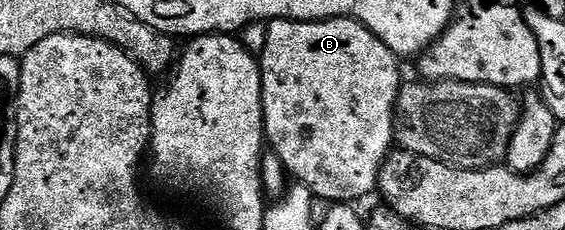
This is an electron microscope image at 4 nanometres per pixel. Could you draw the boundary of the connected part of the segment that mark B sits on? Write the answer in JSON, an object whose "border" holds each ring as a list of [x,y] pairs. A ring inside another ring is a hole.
{"border":[[[346,16],[334,20],[274,20],[268,24],[266,50],[258,54],[262,78],[262,106],[264,107],[264,135],[271,151],[284,165],[285,173],[293,181],[305,184],[317,201],[357,202],[377,191],[384,159],[394,148],[396,131],[396,99],[402,87],[398,58],[376,37],[365,24]]]}

